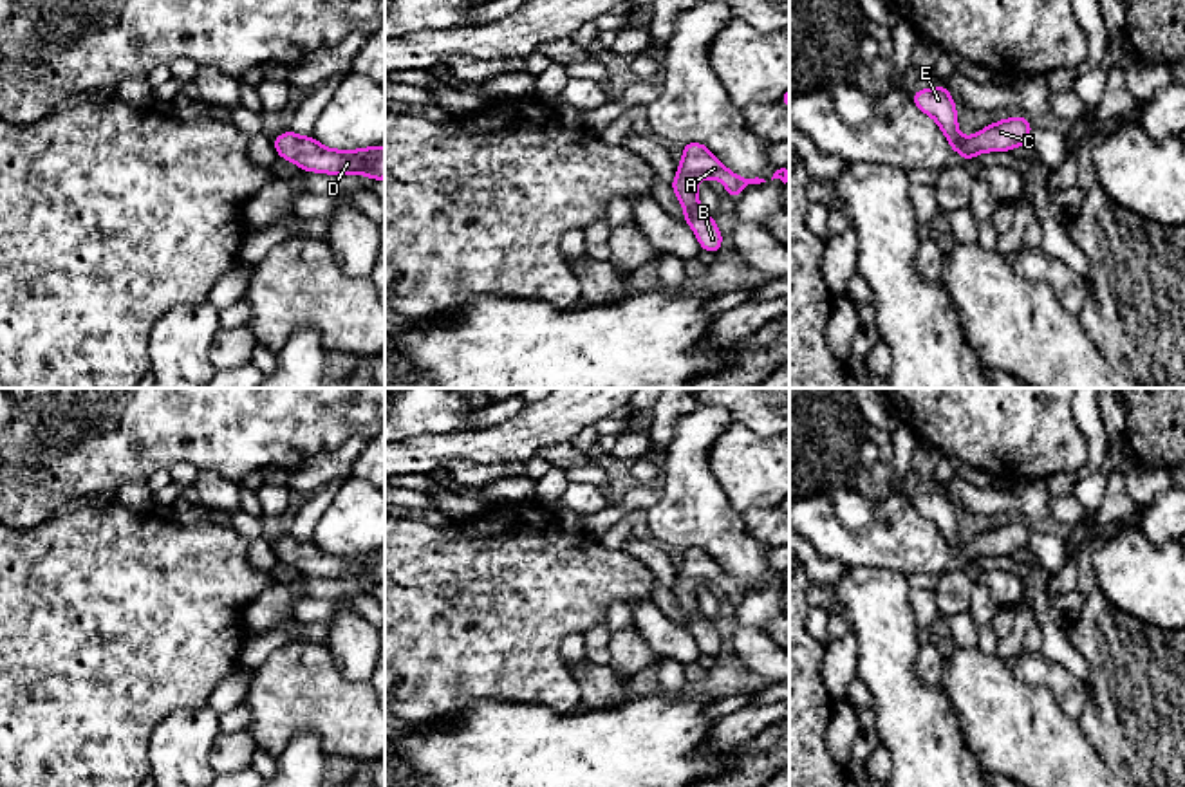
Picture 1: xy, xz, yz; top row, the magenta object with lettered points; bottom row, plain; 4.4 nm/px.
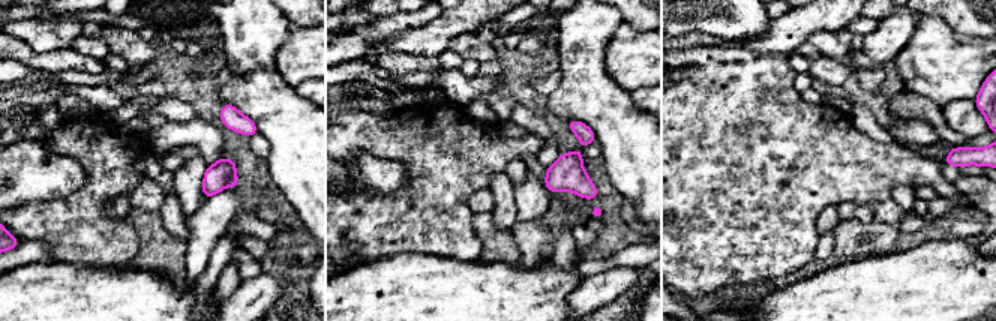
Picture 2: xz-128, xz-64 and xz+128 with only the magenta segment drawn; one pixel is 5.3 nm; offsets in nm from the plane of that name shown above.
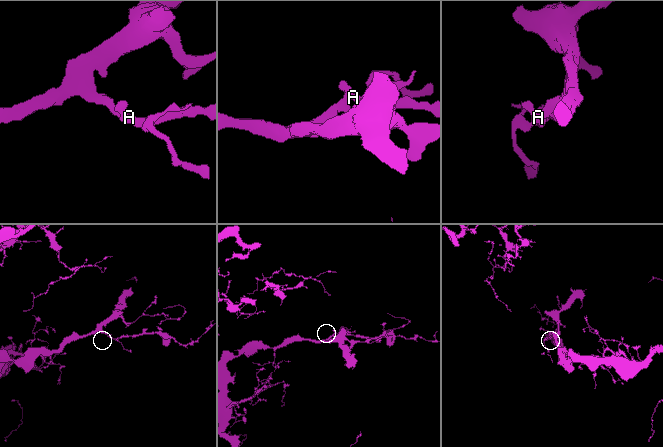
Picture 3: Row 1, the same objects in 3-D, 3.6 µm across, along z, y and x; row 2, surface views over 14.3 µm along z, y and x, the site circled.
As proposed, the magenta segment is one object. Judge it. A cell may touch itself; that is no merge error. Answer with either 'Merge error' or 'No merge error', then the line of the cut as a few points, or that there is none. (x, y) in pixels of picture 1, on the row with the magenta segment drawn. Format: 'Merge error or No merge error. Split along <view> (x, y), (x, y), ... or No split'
No merge error. No split

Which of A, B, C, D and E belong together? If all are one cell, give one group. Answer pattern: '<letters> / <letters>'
A B C D E

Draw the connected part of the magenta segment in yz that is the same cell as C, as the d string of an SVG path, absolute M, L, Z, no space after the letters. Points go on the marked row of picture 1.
M943 87L912 90L916 106L936 119L950 143L950 150L963 155L963 162L983 152L1008 152L1013 146L1028 146L1031 123L1026 117L997 121L972 137L963 137L957 130L957 114L952 94Z

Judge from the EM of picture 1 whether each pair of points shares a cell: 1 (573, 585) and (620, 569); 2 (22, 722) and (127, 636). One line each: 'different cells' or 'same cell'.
1: same cell
2: same cell

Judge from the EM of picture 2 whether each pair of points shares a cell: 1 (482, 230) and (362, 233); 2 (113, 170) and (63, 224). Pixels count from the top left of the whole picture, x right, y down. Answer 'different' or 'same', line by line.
1: different
2: same

